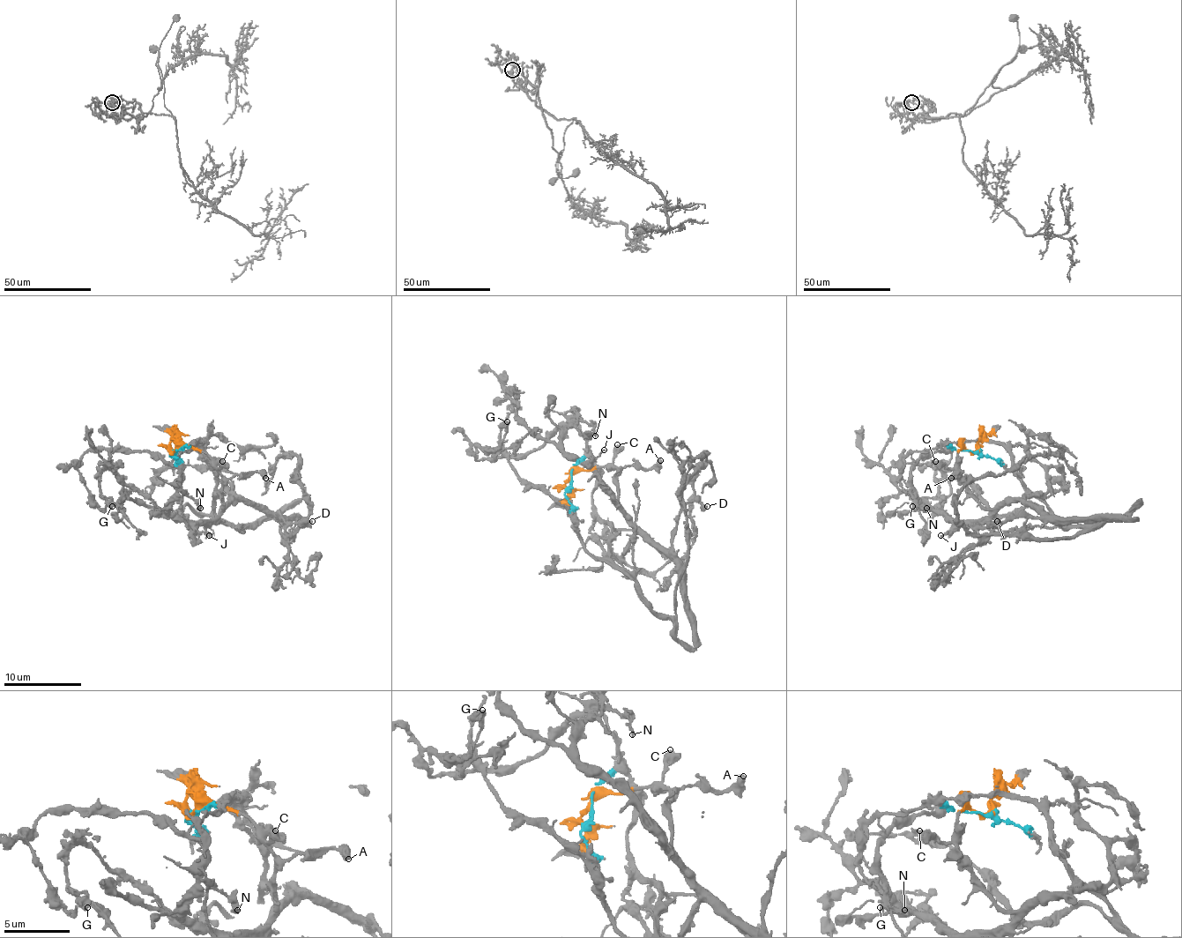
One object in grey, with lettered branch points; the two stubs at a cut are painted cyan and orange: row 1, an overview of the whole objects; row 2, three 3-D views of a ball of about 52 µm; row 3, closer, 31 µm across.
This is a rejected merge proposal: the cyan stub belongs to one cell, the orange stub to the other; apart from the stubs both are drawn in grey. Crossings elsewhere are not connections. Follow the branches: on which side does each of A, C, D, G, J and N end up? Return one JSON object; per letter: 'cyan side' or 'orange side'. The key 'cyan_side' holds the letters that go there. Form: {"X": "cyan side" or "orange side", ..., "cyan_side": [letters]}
{"A": "orange side", "C": "orange side", "D": "orange side", "G": "cyan side", "J": "orange side", "N": "cyan side", "cyan_side": ["G", "N"]}

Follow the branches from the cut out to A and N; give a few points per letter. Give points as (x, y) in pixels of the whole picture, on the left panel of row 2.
A: (174, 452), (180, 446), (194, 446), (204, 452), (225, 478), (256, 472), (266, 478)
N: (174, 452), (192, 448), (184, 450), (180, 460), (180, 485), (200, 509)

